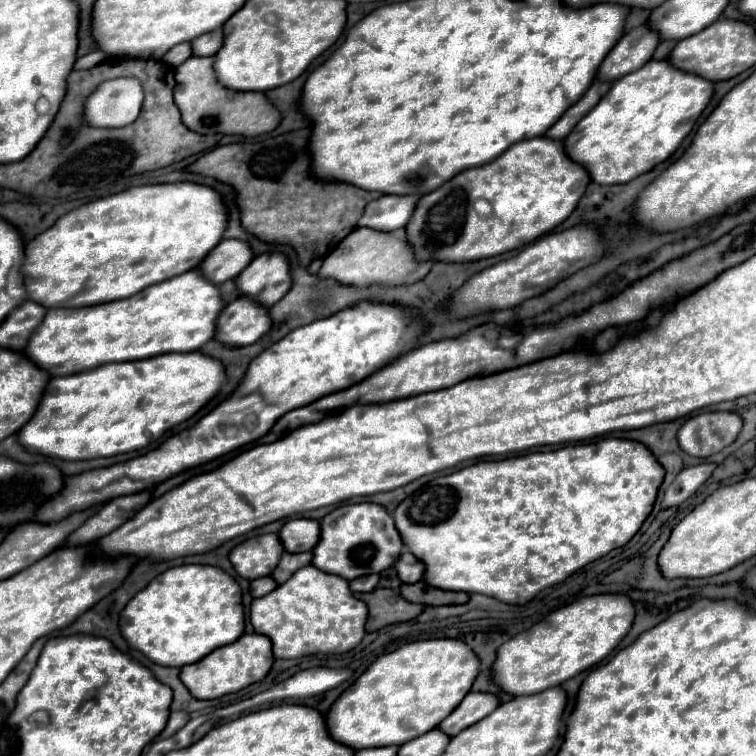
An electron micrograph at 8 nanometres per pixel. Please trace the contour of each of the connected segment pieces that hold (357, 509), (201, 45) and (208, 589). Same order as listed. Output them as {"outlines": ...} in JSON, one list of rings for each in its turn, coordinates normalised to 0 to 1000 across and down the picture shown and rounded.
{"outlines":[[[[501,665],[451,668],[425,689],[425,713],[414,726],[414,747],[425,755],[467,769],[480,761],[504,758],[517,750],[533,729],[533,713],[520,692],[520,684]]],[[[292,38],[279,41],[279,44],[266,46],[263,52],[253,54],[255,73],[261,73],[261,75],[282,75],[292,60],[295,60],[295,41]]],[[[282,747],[226,750],[168,798],[160,808],[157,829],[168,851],[202,877],[242,882],[321,840],[324,803],[319,776],[303,758]]]]}

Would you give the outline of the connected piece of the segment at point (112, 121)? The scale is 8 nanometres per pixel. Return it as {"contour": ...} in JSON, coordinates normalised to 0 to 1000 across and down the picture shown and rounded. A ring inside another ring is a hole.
{"contour":[[[157,102],[134,110],[110,139],[110,160],[118,168],[165,168],[176,163],[189,139],[189,112],[179,102]]]}

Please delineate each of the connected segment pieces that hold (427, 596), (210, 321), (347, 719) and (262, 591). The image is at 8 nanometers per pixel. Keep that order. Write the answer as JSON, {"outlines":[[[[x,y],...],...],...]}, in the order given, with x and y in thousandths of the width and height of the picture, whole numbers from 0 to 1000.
{"outlines":[[[[560,769],[546,771],[546,774],[530,774],[528,782],[538,795],[557,798],[557,800],[602,800],[602,798],[618,798],[620,795],[618,784],[575,779]]],[[[255,356],[224,372],[200,377],[168,396],[123,403],[123,406],[107,406],[107,409],[65,409],[54,430],[41,440],[38,454],[33,459],[33,470],[41,472],[46,483],[57,485],[57,491],[73,499],[73,496],[97,496],[149,478],[194,475],[226,464],[231,467],[261,464],[269,454],[279,451],[279,443],[284,440],[284,417],[290,417],[292,409],[295,409],[295,398],[287,377],[274,374],[274,369],[269,369],[266,361]]],[[[567,845],[567,848],[538,851],[517,864],[499,869],[488,880],[488,885],[446,922],[446,927],[438,933],[435,943],[430,946],[433,967],[435,967],[438,978],[443,978],[446,983],[451,983],[467,993],[485,991],[485,988],[533,985],[533,983],[575,964],[620,917],[631,890],[634,890],[634,874],[612,848]]],[[[343,763],[337,769],[332,769],[332,787],[335,790],[348,790],[353,784],[358,784],[366,776],[361,763]]]]}

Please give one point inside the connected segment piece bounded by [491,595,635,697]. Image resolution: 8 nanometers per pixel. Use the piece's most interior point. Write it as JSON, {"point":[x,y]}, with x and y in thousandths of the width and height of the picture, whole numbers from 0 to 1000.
{"point":[769,839]}

